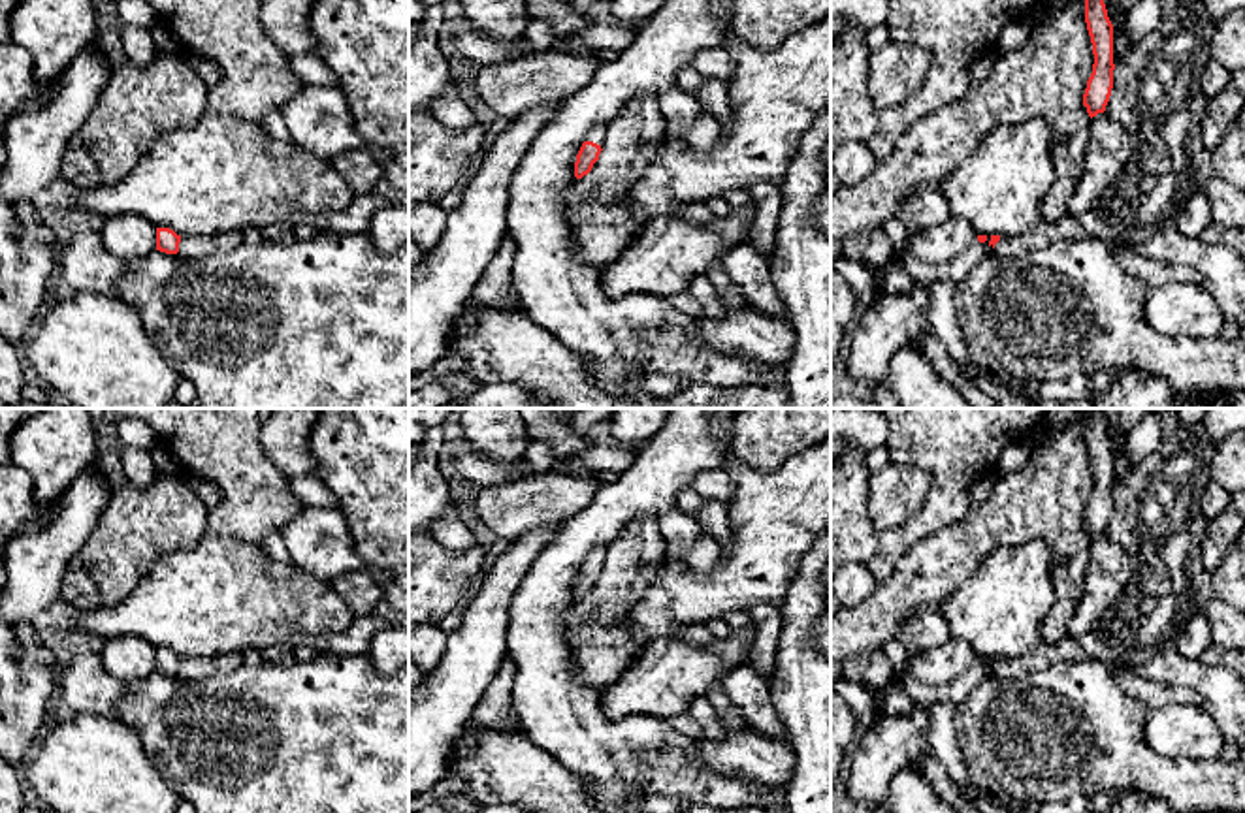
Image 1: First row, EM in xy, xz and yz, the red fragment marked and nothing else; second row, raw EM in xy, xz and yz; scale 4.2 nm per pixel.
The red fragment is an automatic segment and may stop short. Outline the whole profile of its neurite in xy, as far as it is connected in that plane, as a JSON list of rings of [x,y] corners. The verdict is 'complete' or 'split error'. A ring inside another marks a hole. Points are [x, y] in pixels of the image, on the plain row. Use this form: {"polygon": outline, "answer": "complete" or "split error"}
{"polygon": [[[156,649],[156,672],[166,676],[177,676],[179,674],[181,657],[177,657],[170,649]]], "answer": "complete"}

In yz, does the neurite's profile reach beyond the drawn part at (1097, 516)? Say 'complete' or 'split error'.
complete

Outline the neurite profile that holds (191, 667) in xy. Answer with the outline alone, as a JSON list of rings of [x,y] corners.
[[[183,657],[179,664],[179,678],[186,681],[200,681],[209,678],[213,672],[213,661],[203,659],[203,657]]]

